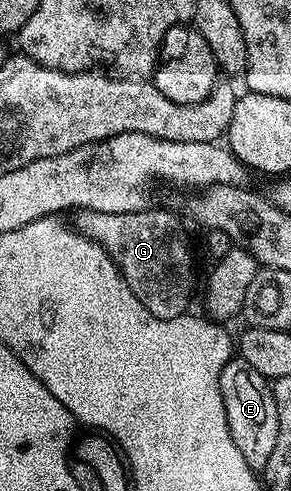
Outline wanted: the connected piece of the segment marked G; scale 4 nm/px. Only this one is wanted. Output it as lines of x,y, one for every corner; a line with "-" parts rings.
148,207
143,212
76,213
76,227
88,235
117,263
125,275
125,286
155,318
170,320
186,315
189,299
193,296
193,252
185,241
181,224
169,212
155,212

